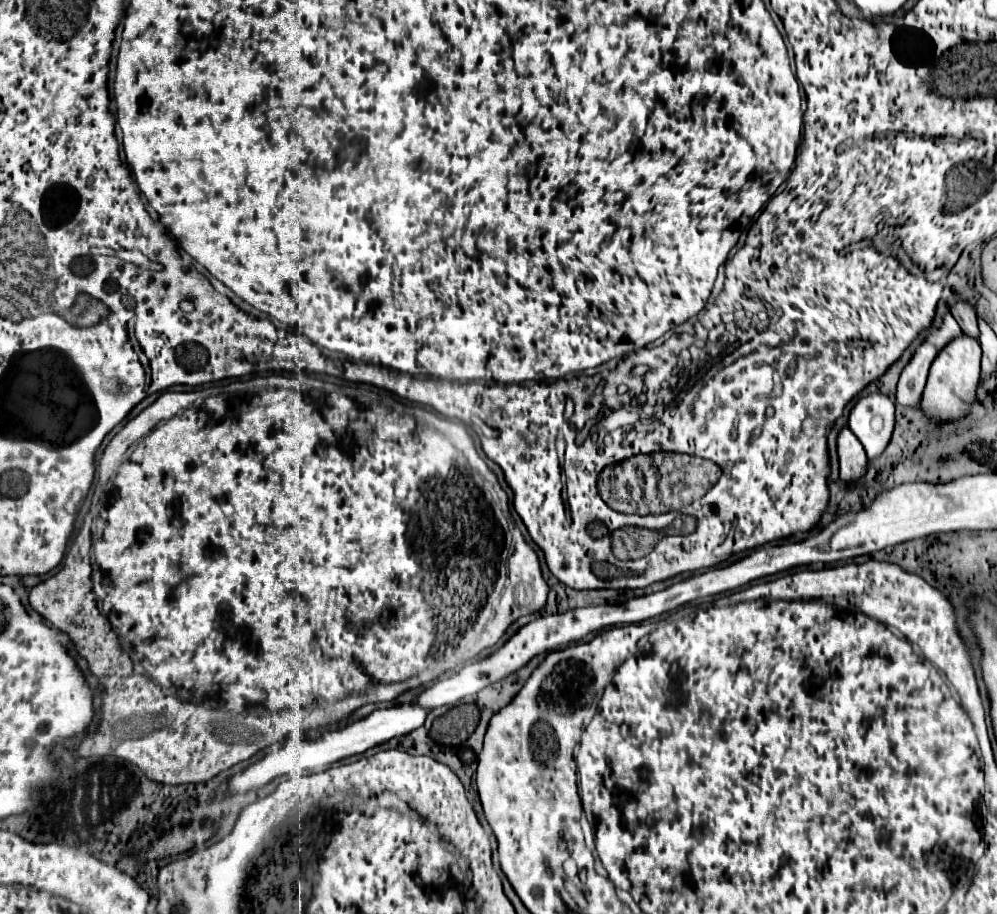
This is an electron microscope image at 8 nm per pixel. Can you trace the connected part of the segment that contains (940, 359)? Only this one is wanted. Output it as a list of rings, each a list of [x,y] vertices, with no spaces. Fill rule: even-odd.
[[[961,333],[953,341],[949,341],[939,355],[935,357],[927,385],[923,391],[923,411],[927,411],[929,419],[935,421],[955,421],[957,417],[963,417],[969,409],[969,405],[975,401],[975,387],[979,383],[979,371],[981,371],[981,345],[975,337],[969,337]]]

